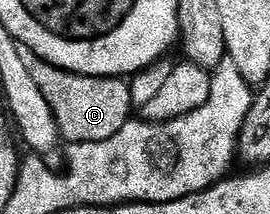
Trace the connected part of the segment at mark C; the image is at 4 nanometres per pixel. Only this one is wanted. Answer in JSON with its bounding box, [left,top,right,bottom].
[21,47,134,144]

